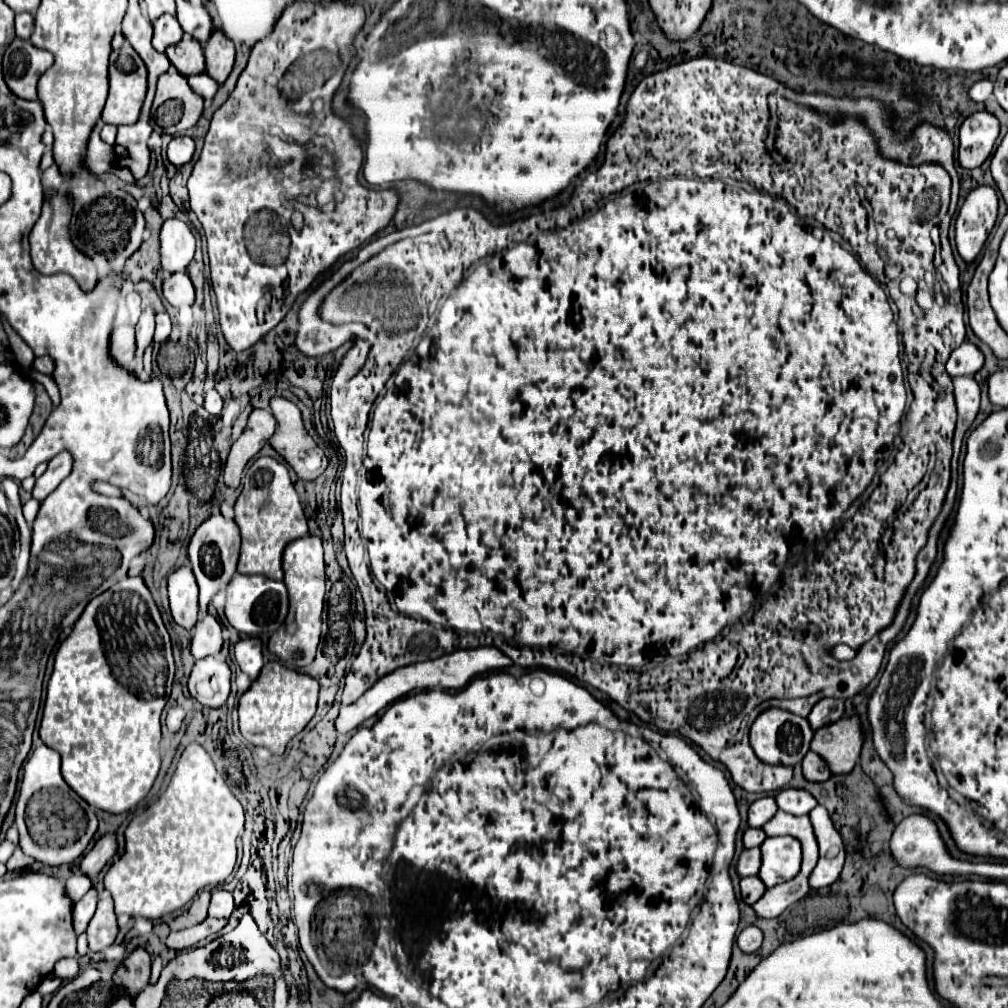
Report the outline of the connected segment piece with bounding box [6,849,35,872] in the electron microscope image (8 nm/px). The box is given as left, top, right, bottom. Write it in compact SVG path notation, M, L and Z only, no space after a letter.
M17 849L7 861L6 867L9 872L19 871L29 867L33 861L35 861L33 857L29 857L21 849Z

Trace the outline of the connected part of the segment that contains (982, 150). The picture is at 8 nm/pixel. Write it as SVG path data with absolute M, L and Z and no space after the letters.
M977 111L967 117L959 131L959 165L963 169L979 167L993 151L999 135L999 121L987 113Z

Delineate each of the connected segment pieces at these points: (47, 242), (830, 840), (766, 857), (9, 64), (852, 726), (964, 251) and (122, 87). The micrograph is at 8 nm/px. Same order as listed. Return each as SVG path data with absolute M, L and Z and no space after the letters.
M57 193L51 201L47 201L43 205L41 217L37 219L37 223L33 225L33 229L29 233L29 245L31 245L31 261L39 273L43 273L43 275L69 273L81 285L83 291L95 289L95 285L99 281L95 263L89 257L83 257L71 245L71 241L67 241L67 195L65 193Z
M817 805L809 813L809 817L811 817L811 825L813 825L813 831L819 843L819 861L813 873L809 875L809 887L821 889L837 881L843 869L843 861L845 861L845 847L825 807Z
M767 837L761 849L759 879L767 887L789 881L801 869L801 849L795 837Z
M13 39L3 55L3 77L15 97L37 99L37 81L51 67L53 57L29 41Z
M845 717L829 727L817 729L811 741L811 751L817 753L829 767L831 775L847 775L859 761L863 733L859 717Z
M991 187L973 189L955 219L955 245L965 263L981 253L997 219L997 193Z
M130 44L111 53L111 65L109 65L109 95L103 109L103 121L111 125L131 125L137 121L143 97L147 91L147 69L141 57L137 55Z

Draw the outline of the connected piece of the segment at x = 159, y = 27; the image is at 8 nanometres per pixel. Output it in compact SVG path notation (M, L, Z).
M171 15L159 17L159 21L153 23L153 45L159 53L165 53L167 47L177 45L183 37L183 29L179 29L179 21Z

